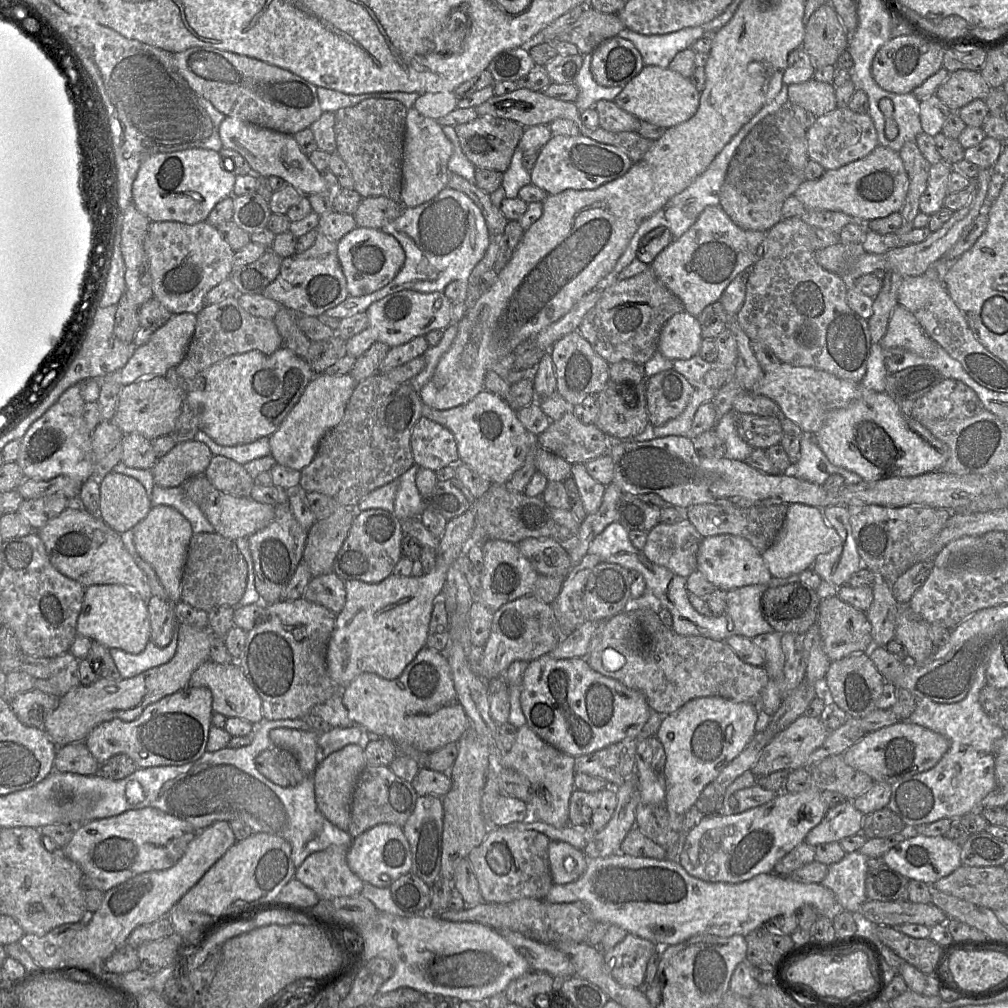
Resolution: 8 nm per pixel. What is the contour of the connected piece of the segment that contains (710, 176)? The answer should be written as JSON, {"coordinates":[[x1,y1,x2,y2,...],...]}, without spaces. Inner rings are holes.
{"coordinates":[[783,84,780,92,774,97,774,99,765,104,746,124,740,128,737,134,732,137,729,143,726,144,721,152,714,158,707,169,700,176,698,176,690,186,688,186,681,193,673,196,662,209,655,212,639,225,626,250,618,259,612,272,597,285,596,289,604,290,613,282,615,282,617,275,636,258,640,240,647,233,658,227,665,227,669,229,675,240,680,238,696,222,699,215,704,211,705,208,709,206,720,205,720,190,725,181,730,162,740,143,751,131,751,129,756,126,763,118,777,112,786,105,788,105,788,85]]}

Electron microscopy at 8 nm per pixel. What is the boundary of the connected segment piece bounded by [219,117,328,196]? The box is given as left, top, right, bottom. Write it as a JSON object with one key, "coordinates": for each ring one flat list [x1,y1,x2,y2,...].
{"coordinates":[[225,117,219,127,223,147,241,154,257,176,278,176,292,185,303,196,328,190,328,185,321,173,299,148,293,135,277,132,235,117]]}

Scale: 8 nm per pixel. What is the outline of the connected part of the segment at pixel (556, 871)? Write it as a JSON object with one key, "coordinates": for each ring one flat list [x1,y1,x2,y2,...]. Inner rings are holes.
{"coordinates":[[551,840,548,855,552,885,577,880,585,872,588,864,584,851,563,841]]}

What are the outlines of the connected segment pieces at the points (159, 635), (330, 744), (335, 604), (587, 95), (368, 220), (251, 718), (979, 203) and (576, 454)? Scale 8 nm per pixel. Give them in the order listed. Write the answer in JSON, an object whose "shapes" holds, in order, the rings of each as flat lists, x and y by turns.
{"shapes":[[[158,596,147,601,151,624,151,640,158,647,166,647,172,640,177,624,175,604]],[[357,724,347,727,334,727,329,731,319,733,317,747,317,761,320,763,331,753,352,743,364,743,366,738,371,737]],[[333,571,313,577,305,589,303,598,338,615,346,603,345,581]],[[592,53,583,55,582,66,573,81,579,90,578,97,574,103,580,112,594,107,599,100,614,101,623,89,620,86,603,87,597,84,590,70,591,61]],[[384,196,363,198,354,213,357,227,380,229,397,219,404,210,402,202]],[[211,659,207,660,193,672,188,686,207,687,211,690,213,712,219,712,227,718,239,717,254,725,259,725,264,720,262,700,236,661,219,664]],[[980,169,977,173,977,188,970,203,964,208,953,213,951,218,937,231,932,232,924,241,904,247,893,248,882,254,864,253,853,264,847,274,847,279,854,279,859,276,873,273,881,269,883,271,895,271,903,276,918,276,924,274,930,267,940,261,949,249,958,241,963,230,983,211,987,202,986,196,991,179,991,169]],[[571,406,569,408,560,419,552,421,545,431,535,437,537,445,565,459,570,464,585,464,607,453,606,434,595,423,582,423,571,411]]]}

